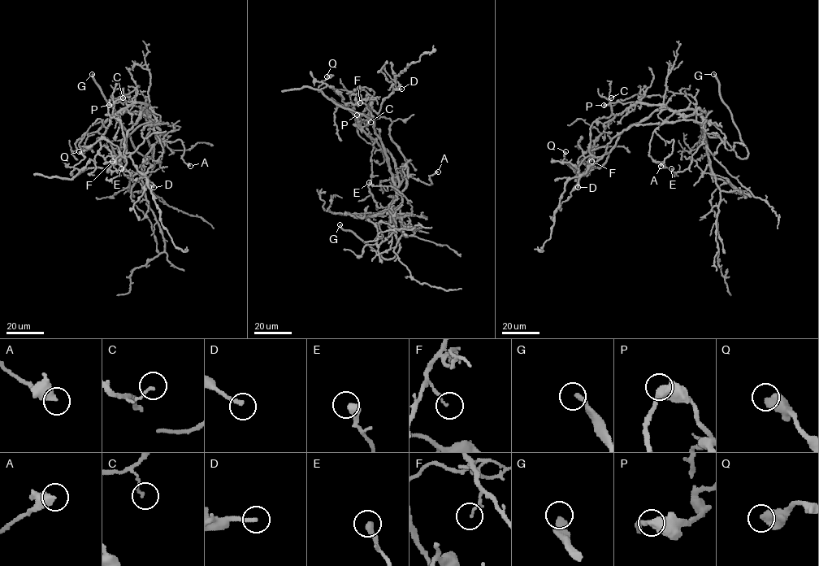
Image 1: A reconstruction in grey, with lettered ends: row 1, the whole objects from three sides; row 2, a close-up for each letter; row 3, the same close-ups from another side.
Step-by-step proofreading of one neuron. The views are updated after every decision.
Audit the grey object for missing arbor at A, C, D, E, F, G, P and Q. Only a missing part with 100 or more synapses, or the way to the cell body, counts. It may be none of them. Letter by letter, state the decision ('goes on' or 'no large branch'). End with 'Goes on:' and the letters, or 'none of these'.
A: no large branch
C: no large branch
D: no large branch
E: no large branch
F: no large branch
G: goes on
P: no large branch
Q: no large branch
Goes on: G

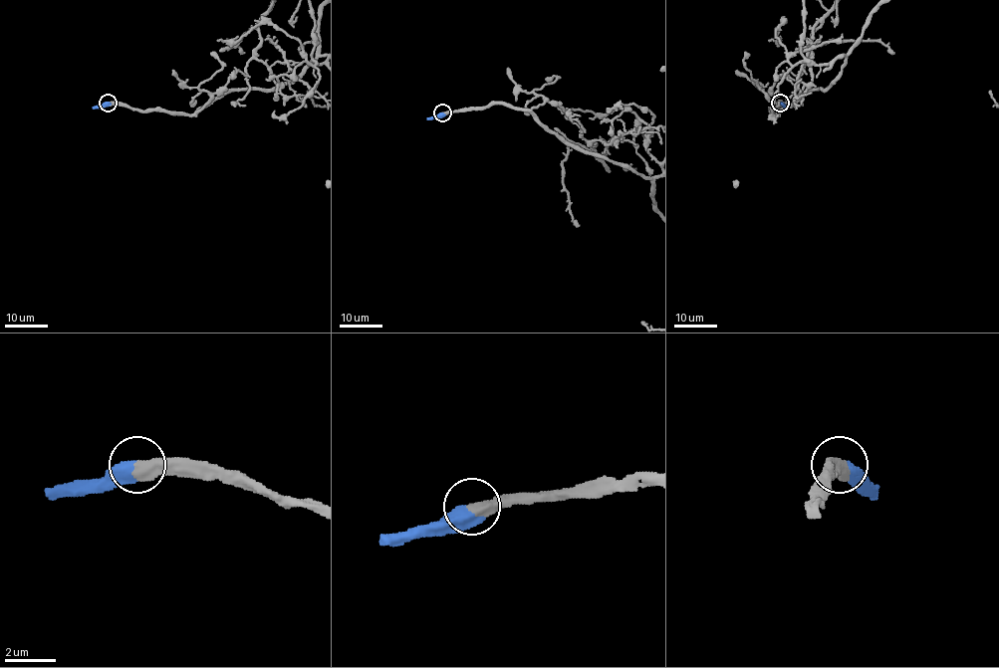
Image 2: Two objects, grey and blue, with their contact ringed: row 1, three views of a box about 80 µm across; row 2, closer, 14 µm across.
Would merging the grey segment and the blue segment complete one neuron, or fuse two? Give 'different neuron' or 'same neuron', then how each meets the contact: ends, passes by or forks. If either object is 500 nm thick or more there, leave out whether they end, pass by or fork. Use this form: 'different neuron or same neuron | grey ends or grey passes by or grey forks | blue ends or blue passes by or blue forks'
same neuron

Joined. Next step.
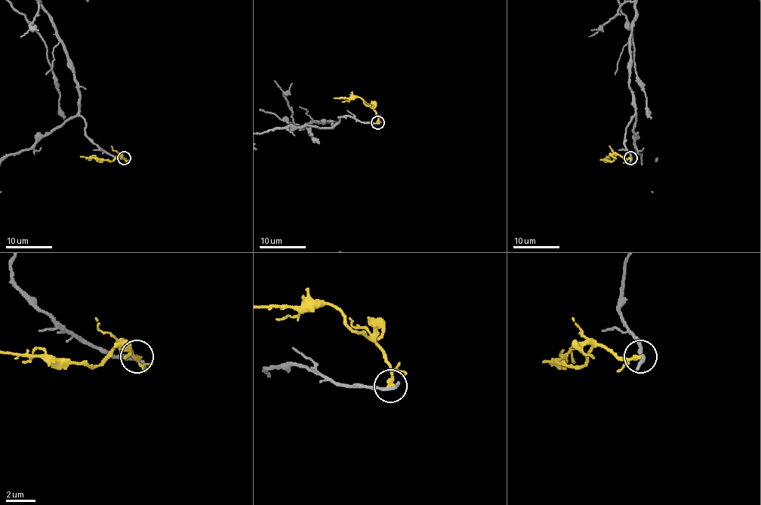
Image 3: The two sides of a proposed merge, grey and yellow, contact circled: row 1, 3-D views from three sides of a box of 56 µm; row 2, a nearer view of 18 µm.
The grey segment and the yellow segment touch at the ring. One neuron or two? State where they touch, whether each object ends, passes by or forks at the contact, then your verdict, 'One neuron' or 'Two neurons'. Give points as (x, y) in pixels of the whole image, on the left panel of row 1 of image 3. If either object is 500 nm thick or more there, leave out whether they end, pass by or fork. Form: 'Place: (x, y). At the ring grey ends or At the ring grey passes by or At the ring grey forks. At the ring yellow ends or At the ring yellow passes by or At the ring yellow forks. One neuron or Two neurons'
Place: (124, 158). At the ring grey ends. At the ring yellow passes by. Two neurons

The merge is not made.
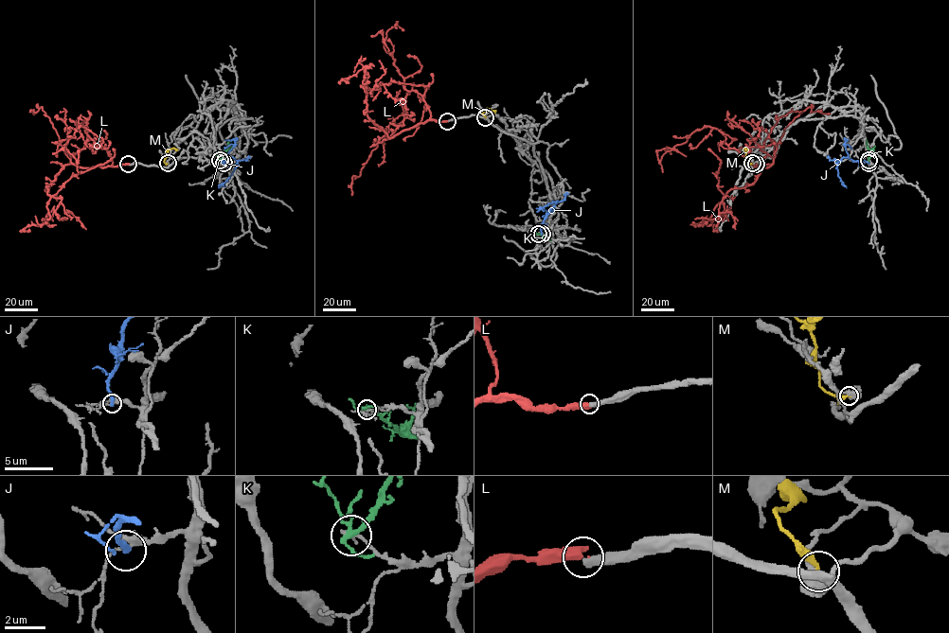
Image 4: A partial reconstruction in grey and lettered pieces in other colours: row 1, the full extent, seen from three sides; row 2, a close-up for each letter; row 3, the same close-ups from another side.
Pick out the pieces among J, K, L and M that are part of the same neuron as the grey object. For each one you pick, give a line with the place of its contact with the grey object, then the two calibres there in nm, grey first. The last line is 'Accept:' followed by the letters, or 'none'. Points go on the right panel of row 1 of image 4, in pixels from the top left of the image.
Accept: none

